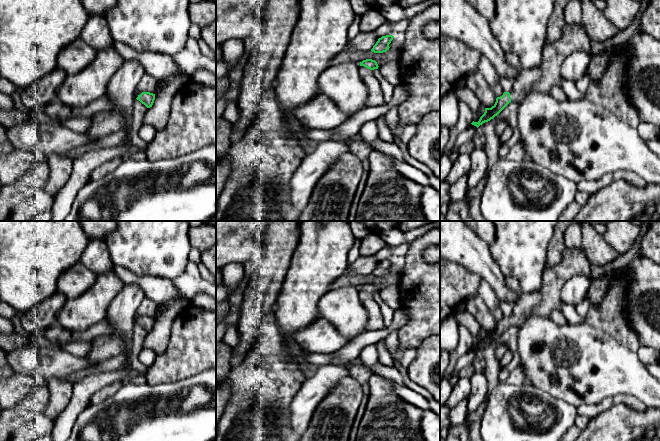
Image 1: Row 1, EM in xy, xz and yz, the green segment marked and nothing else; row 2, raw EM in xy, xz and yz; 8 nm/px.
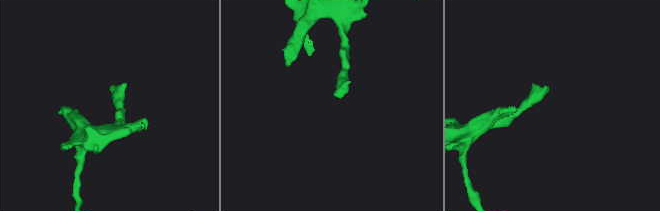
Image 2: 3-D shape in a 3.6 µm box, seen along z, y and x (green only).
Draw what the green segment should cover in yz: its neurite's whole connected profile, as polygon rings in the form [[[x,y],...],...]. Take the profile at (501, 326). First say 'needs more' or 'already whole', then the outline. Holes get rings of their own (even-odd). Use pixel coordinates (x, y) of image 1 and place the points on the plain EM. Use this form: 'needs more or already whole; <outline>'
needs more; [[[565,248],[559,264],[545,268],[542,286],[532,293],[520,293],[510,316],[496,322],[491,332],[485,332],[478,346],[471,348],[477,352],[497,340],[511,325],[521,326],[529,317],[539,315],[550,317],[552,311],[560,307],[562,286],[573,276],[591,276],[591,264],[581,248]]]

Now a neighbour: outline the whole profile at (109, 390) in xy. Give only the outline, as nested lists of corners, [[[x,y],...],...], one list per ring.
[[[117,381],[98,390],[92,395],[91,404],[99,404],[106,400],[108,397],[114,395],[122,385],[123,383],[121,381]]]

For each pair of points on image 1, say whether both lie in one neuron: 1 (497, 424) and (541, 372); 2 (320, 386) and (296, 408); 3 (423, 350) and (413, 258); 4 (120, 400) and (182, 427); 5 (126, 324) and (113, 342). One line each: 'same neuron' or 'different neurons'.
1: different neurons
2: same neuron
3: different neurons
4: same neuron
5: different neurons

